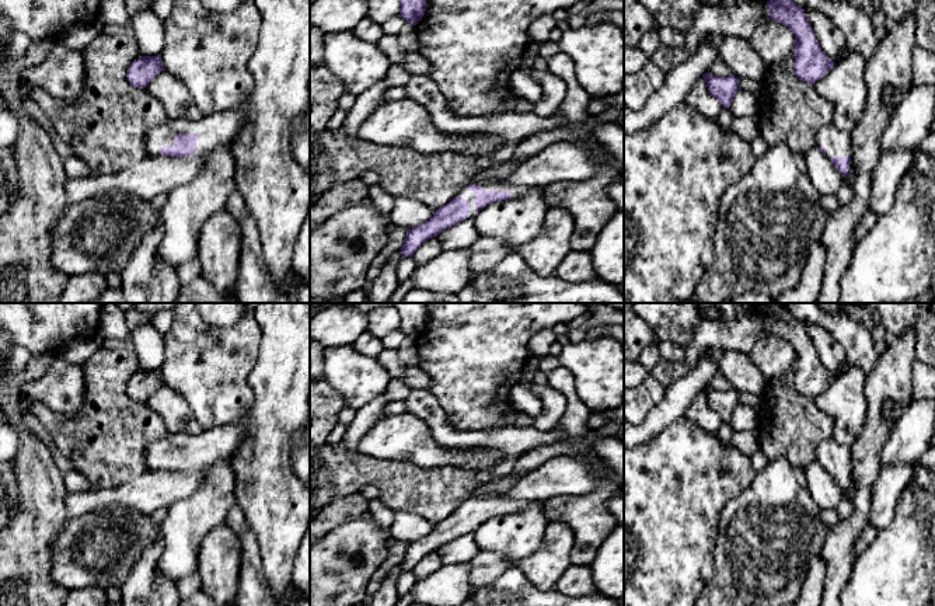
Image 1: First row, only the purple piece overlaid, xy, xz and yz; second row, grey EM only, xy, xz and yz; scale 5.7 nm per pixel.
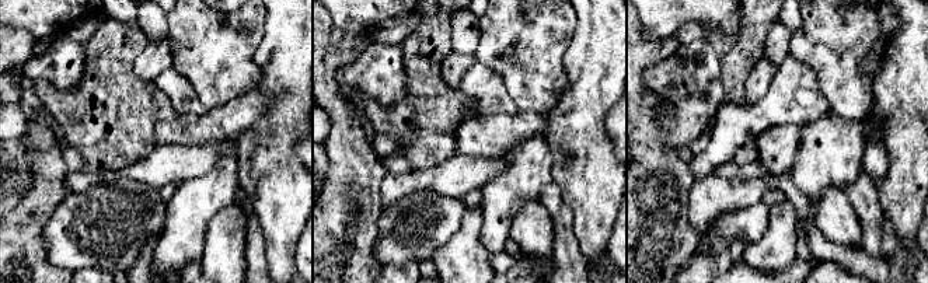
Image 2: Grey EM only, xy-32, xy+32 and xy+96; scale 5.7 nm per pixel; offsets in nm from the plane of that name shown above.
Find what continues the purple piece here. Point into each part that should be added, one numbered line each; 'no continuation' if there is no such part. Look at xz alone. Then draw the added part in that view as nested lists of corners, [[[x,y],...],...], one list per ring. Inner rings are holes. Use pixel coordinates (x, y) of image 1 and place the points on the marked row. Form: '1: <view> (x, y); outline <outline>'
1: xz (516, 191); outline [[[506,181],[482,182],[477,185],[481,185],[485,191],[509,191],[510,199],[524,196],[533,188],[527,185],[514,185]]]

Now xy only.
1: xy (219, 129); outline [[[248,104],[221,114],[206,115],[199,121],[172,119],[167,125],[151,128],[146,135],[147,157],[161,156],[163,146],[174,146],[174,137],[181,133],[198,133],[195,154],[207,154],[217,146],[228,146],[247,116]]]

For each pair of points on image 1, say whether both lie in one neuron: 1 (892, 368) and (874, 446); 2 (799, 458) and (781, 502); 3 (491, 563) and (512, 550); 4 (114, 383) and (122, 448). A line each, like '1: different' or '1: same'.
1: same
2: different
3: different
4: same

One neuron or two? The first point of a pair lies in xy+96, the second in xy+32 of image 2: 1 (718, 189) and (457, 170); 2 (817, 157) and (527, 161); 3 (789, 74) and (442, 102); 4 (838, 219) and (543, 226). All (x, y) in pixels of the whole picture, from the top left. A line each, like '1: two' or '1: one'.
1: one
2: one
3: two
4: one

